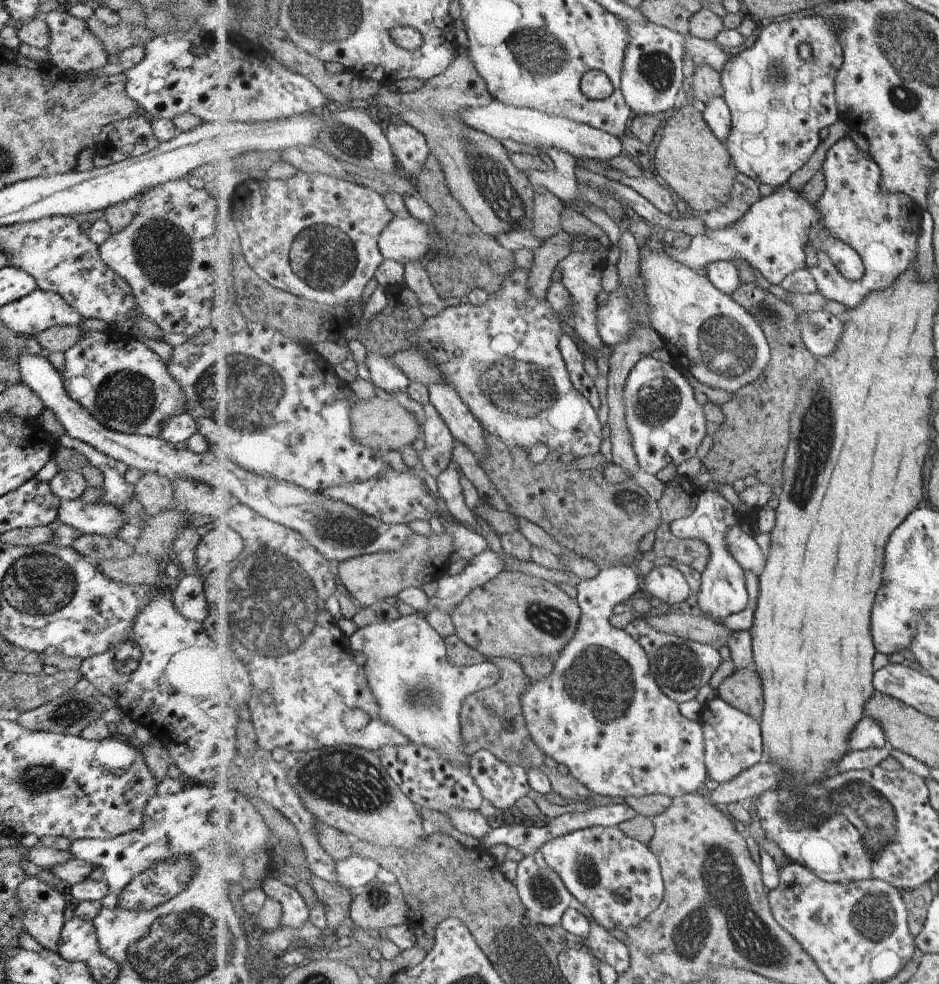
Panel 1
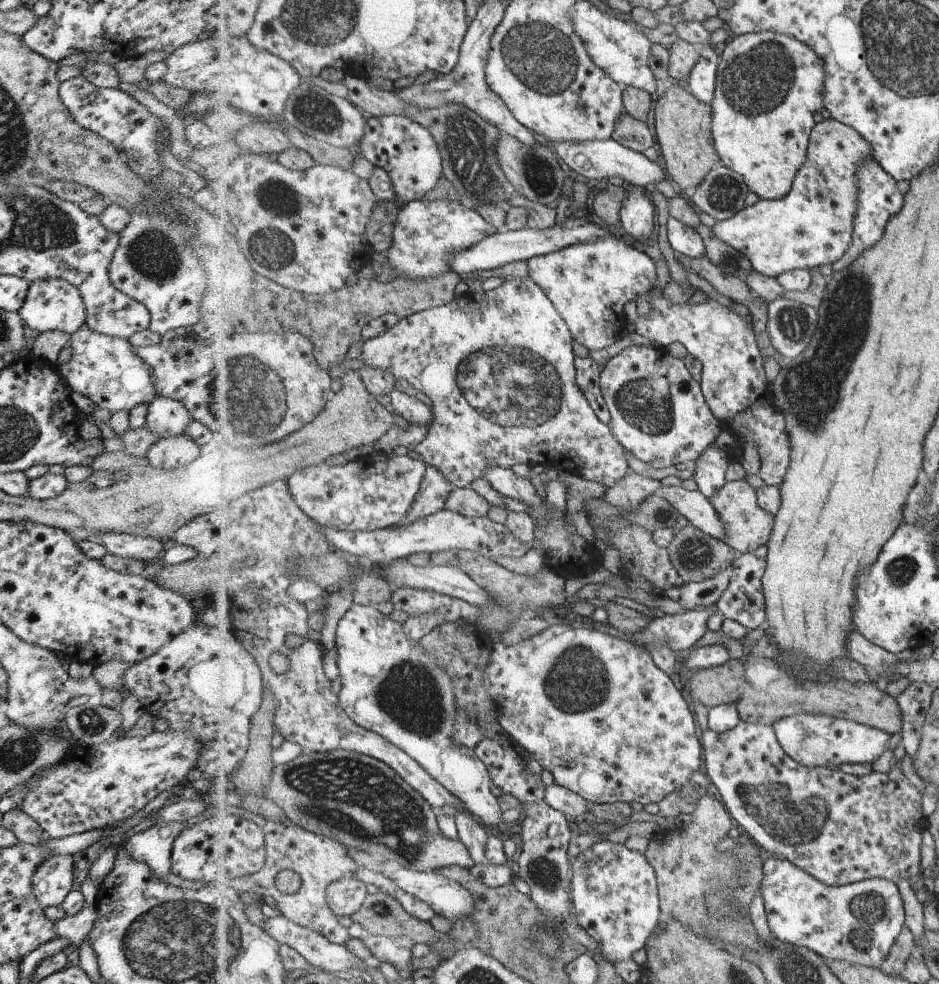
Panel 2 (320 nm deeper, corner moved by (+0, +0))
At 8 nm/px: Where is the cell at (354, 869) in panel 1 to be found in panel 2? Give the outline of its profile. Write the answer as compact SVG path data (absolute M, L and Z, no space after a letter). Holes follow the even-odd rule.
M404 866L395 880L405 892L424 900L437 914L451 921L476 912L473 896L465 886L433 871L414 871Z

